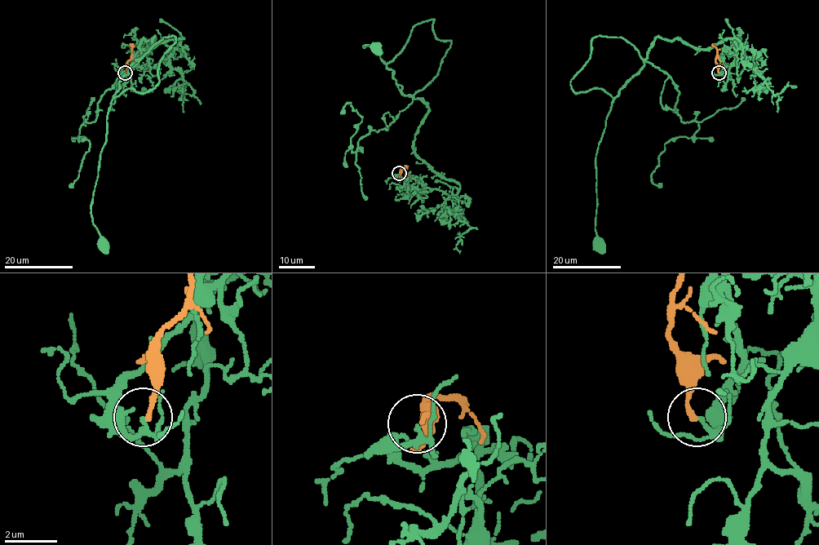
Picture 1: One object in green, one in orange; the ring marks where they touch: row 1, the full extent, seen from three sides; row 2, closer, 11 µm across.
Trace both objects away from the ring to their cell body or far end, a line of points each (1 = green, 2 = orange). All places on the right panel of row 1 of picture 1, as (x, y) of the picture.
1: (719, 73), (724, 50), (741, 48), (736, 38), (699, 50), (656, 38), (615, 97), (595, 153), (598, 243)
2: (719, 73), (715, 61), (716, 49), (711, 44)

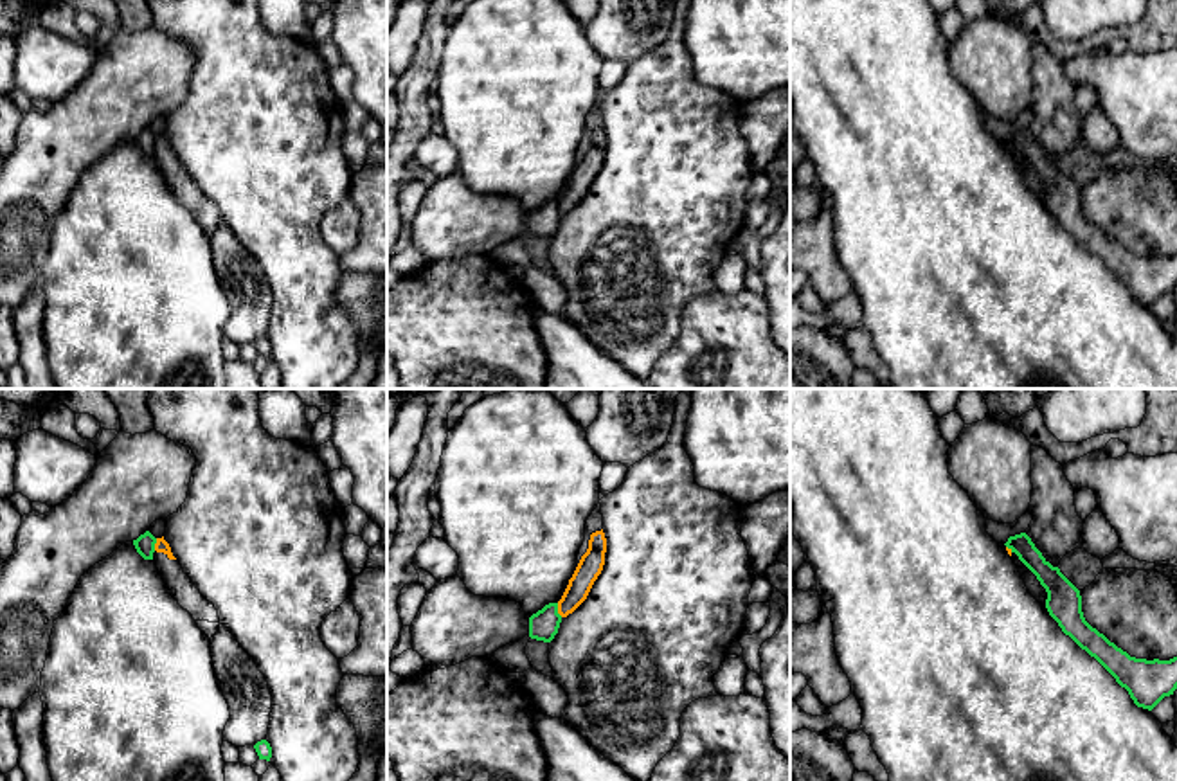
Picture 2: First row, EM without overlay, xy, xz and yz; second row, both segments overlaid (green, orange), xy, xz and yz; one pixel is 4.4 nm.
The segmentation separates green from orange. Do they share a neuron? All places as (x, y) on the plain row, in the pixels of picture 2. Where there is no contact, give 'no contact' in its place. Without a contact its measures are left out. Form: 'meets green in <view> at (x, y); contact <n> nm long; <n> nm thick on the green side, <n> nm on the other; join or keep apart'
meets green in xz at (557, 207); contact 70 nm long; 130 nm thick on the green side, 110 nm on the other; keep apart

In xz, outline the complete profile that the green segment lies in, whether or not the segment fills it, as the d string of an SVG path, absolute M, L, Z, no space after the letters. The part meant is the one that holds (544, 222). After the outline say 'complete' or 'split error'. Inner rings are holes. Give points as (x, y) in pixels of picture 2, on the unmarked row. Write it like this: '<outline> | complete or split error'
M549 200L529 214L529 234L551 239L558 230L560 220L558 200Z | complete

